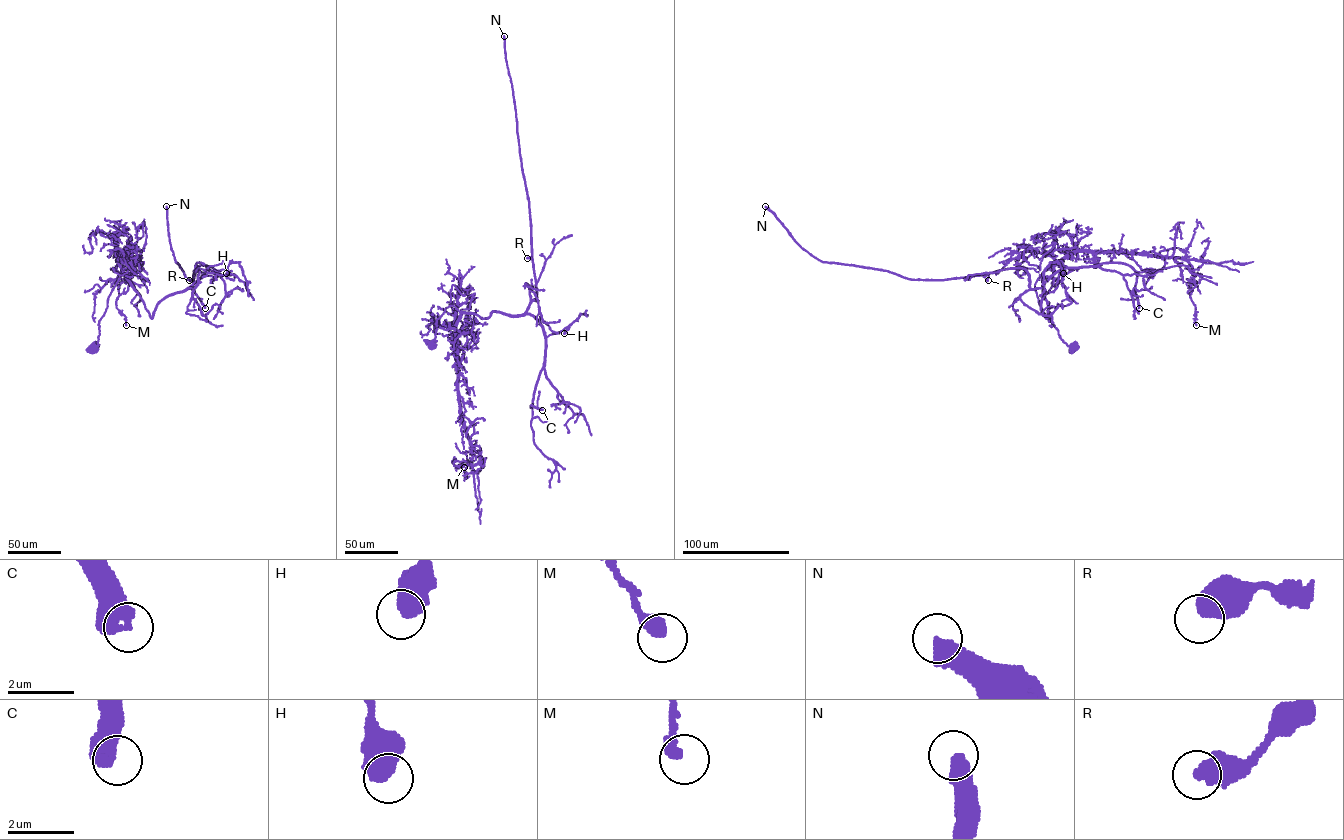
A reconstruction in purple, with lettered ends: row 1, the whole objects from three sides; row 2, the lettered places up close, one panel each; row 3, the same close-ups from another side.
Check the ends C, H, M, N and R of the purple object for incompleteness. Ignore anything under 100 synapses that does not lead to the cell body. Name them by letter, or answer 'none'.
C, N

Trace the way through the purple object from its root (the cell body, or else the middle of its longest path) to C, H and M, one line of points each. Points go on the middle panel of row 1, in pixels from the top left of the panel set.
C: (431, 345), (436, 320), (450, 305), (482, 318), (493, 312), (530, 314), (545, 335), (530, 407), (542, 410)
H: (431, 345), (436, 320), (452, 305), (482, 318), (493, 312), (530, 314), (546, 337), (567, 327), (564, 333)
M: (431, 345), (436, 320), (453, 305), (460, 313), (460, 413), (472, 451), (468, 464), (453, 465), (464, 467)

